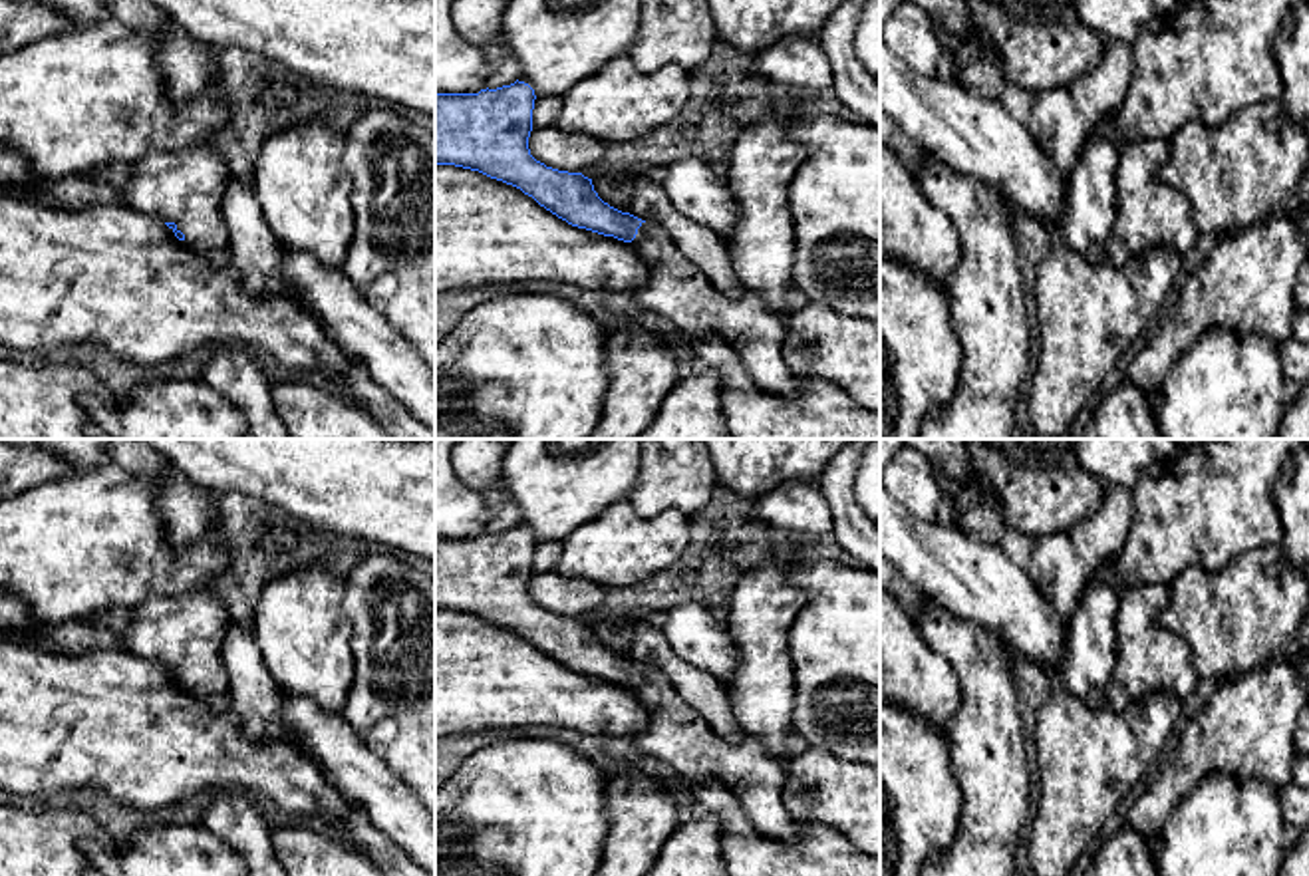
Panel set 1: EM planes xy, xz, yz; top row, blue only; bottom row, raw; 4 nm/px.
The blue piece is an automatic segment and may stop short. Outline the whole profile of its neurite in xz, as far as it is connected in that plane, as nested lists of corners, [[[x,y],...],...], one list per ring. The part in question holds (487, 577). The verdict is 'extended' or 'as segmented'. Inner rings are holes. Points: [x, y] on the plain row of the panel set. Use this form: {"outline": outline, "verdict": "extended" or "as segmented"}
{"outline": [[[518,524],[479,538],[435,538],[435,610],[479,616],[520,634],[572,671],[630,687],[648,711],[648,727],[632,737],[642,753],[669,765],[689,783],[719,781],[737,797],[757,830],[783,842],[797,842],[797,820],[783,803],[787,765],[771,757],[761,739],[753,735],[739,743],[725,741],[673,689],[659,669],[646,667],[604,648],[594,636],[592,624],[536,606],[528,594],[534,544],[534,534]]], "verdict": "extended"}

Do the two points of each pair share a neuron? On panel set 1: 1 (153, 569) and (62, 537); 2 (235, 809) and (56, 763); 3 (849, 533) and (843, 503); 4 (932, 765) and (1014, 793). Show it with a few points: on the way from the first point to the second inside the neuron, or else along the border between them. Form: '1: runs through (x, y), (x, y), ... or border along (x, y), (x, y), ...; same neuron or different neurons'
1: runs through (132, 559), (112, 553), (98, 543), (84, 543); same neuron
2: border along (211, 795), (249, 793), (257, 801); different neurons
3: runs through (849, 525), (845, 511); same neuron
4: border along (944, 730), (960, 791), (960, 817); different neurons

